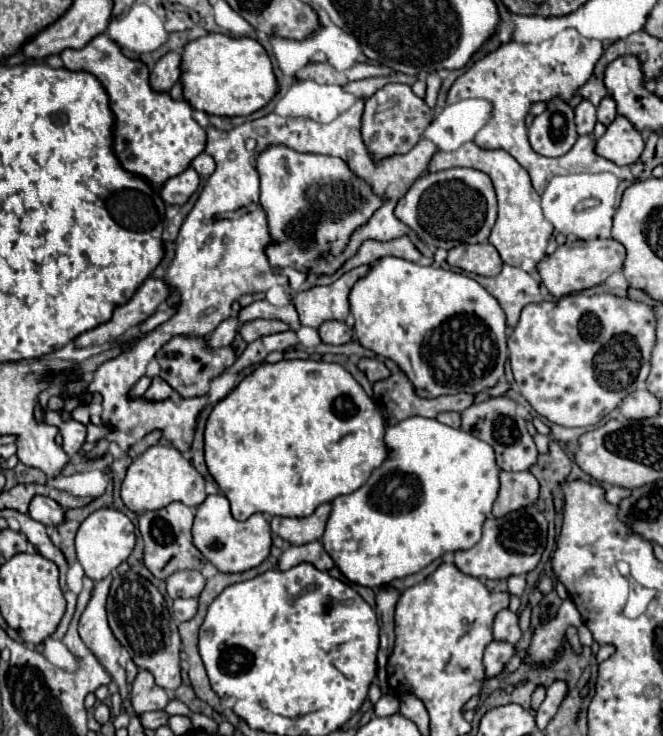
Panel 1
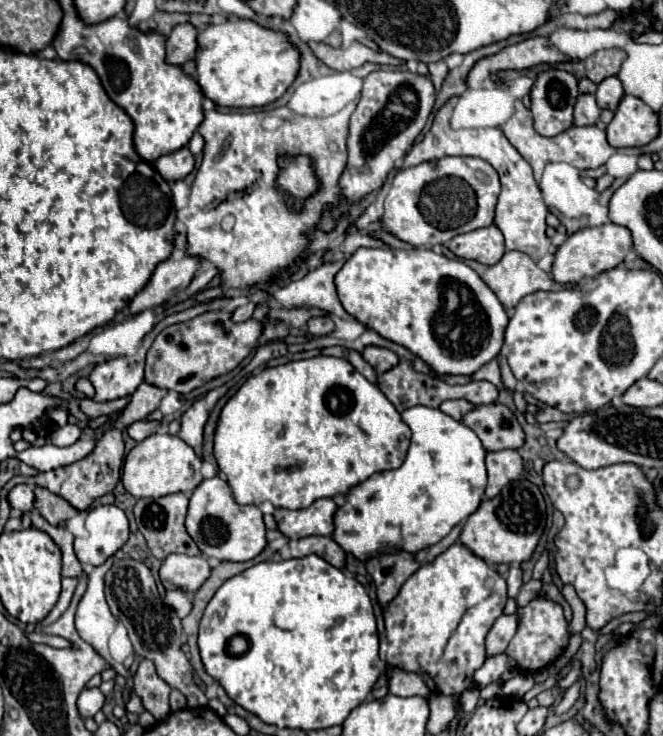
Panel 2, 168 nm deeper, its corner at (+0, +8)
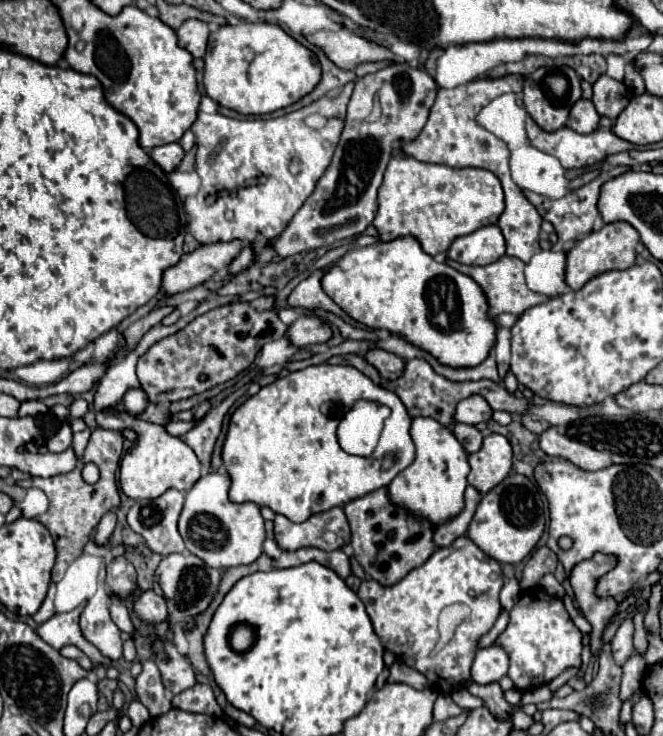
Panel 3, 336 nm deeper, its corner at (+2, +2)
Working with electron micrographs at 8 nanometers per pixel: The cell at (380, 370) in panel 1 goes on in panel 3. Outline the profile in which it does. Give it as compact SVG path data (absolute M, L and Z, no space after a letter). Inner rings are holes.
M372 348L372 350L368 350L364 358L366 358L366 360L380 372L380 376L386 378L386 380L396 380L396 378L402 376L402 372L404 372L404 360L398 358L396 354L390 354L390 352L382 350L382 348Z

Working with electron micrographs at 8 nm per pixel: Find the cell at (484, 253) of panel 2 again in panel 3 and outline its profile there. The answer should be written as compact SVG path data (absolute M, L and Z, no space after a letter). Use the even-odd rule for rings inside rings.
M484 226L464 238L458 238L448 250L448 256L452 260L472 266L492 264L504 254L506 254L506 242L498 226Z

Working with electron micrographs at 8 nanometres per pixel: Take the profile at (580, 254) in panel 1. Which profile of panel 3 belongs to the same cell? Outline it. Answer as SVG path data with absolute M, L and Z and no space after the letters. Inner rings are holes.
M612 222L606 224L598 232L590 232L586 238L578 240L578 244L566 254L566 284L572 290L580 290L594 276L608 270L626 270L636 264L636 244L640 242L640 234L628 222Z

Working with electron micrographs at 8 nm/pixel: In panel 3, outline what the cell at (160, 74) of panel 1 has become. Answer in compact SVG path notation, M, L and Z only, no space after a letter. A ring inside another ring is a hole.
M186 20L178 30L178 42L182 48L186 48L194 58L202 58L206 52L208 42L208 24L202 20Z

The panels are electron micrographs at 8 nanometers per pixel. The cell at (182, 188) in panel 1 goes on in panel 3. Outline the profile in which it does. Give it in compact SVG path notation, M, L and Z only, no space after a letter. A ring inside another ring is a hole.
M170 142L170 144L162 144L162 146L156 146L150 150L150 158L162 166L164 172L172 172L180 160L184 156L184 150L178 142Z

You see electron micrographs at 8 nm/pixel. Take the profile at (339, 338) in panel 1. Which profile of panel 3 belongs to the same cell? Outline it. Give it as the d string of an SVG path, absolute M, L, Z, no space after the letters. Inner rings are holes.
M302 316L288 328L288 340L296 348L304 348L310 344L322 344L332 338L332 330L316 316Z

